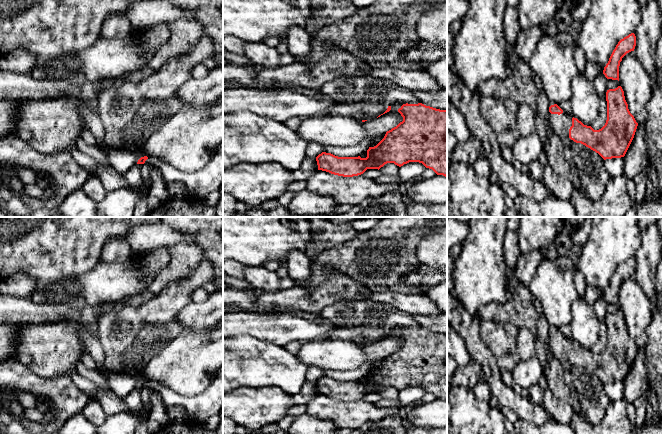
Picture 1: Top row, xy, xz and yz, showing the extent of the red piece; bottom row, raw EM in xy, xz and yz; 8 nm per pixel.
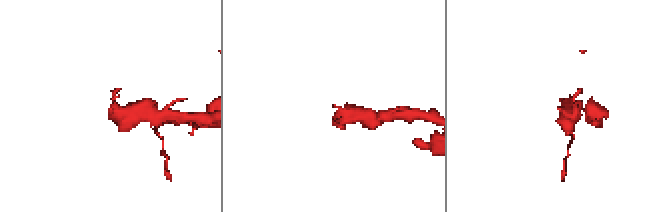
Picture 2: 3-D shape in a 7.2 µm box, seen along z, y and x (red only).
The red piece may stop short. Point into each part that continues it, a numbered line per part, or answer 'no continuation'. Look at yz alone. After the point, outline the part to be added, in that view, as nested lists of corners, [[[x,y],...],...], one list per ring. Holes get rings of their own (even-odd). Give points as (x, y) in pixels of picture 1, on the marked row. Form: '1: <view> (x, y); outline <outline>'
1: yz (560, 124); outline [[[563,111],[562,114],[548,114],[548,123],[556,135],[561,138],[569,137],[569,129],[572,126],[572,115],[569,115]]]

